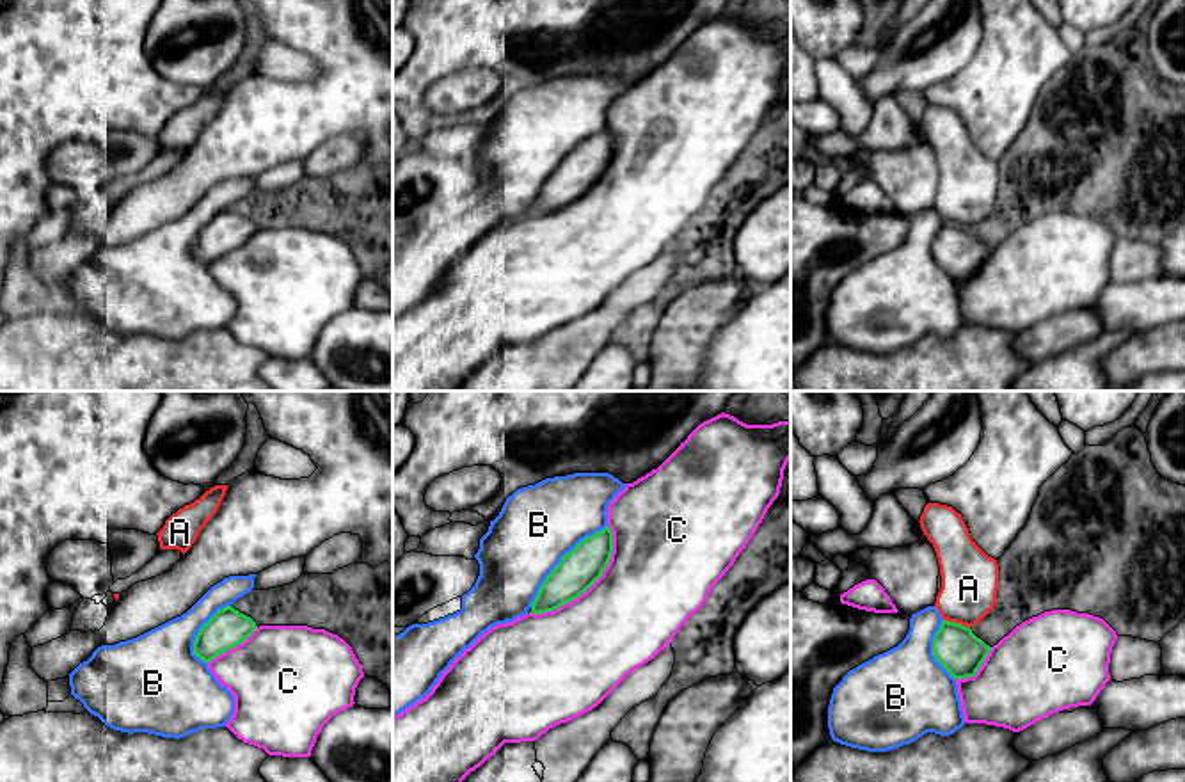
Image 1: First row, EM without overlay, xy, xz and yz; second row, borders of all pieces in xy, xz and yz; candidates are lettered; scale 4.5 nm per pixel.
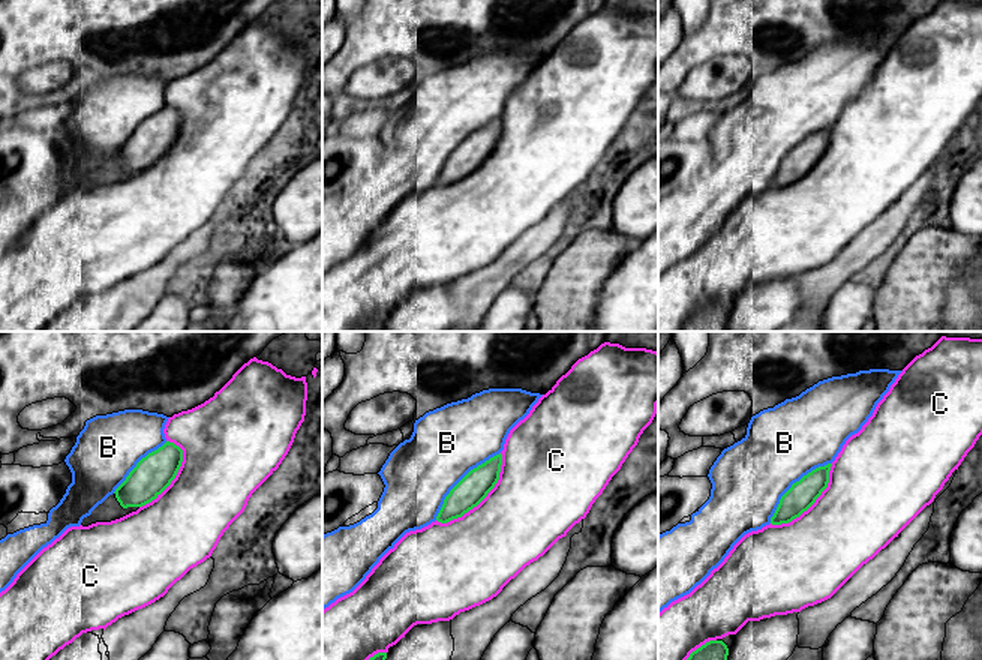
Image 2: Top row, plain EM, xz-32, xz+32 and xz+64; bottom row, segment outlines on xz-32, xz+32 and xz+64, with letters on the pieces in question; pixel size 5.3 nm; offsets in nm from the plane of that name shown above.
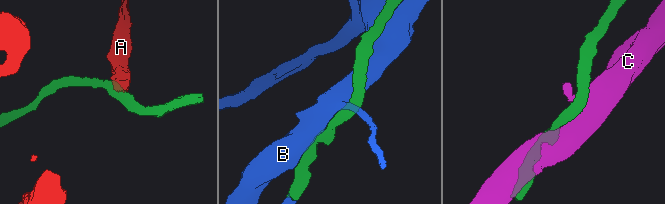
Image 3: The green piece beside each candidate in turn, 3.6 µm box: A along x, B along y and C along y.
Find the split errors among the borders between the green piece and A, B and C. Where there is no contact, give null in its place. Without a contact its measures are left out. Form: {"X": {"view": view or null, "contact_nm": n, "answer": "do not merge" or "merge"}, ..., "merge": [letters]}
{"A": {"view": "yz", "contact_nm": 130, "answer": "do not merge"}, "B": {"view": "xz", "contact_nm": 500, "answer": "merge"}, "C": {"view": "xz", "contact_nm": 550, "answer": "do not merge"}, "merge": ["B"]}

